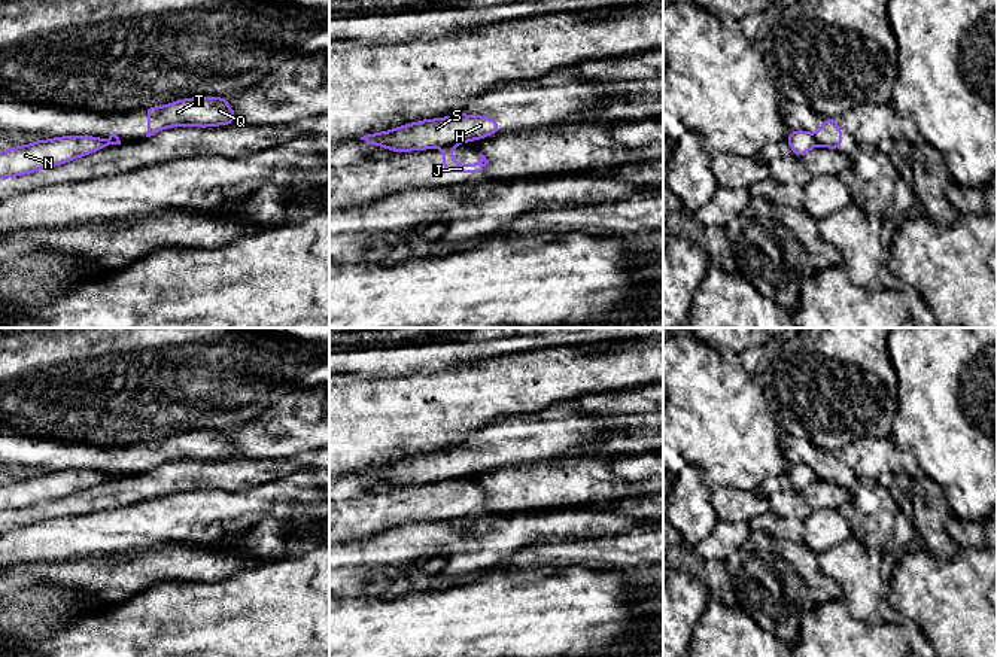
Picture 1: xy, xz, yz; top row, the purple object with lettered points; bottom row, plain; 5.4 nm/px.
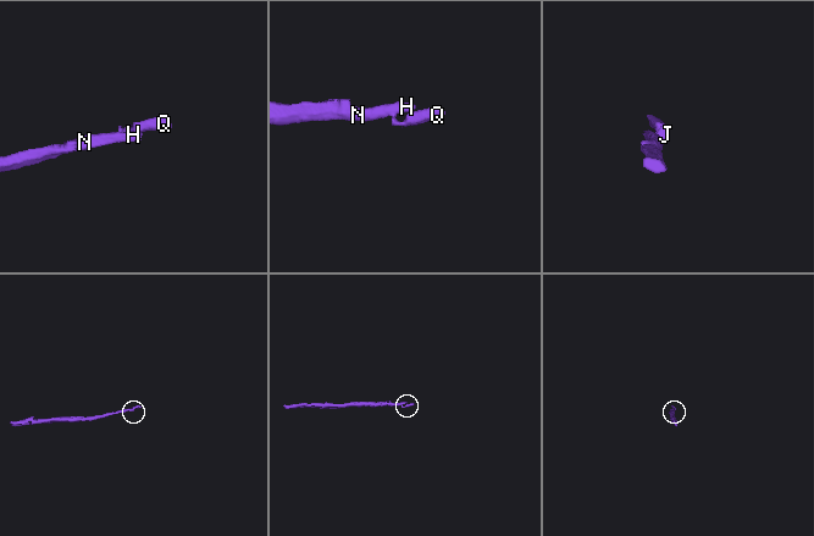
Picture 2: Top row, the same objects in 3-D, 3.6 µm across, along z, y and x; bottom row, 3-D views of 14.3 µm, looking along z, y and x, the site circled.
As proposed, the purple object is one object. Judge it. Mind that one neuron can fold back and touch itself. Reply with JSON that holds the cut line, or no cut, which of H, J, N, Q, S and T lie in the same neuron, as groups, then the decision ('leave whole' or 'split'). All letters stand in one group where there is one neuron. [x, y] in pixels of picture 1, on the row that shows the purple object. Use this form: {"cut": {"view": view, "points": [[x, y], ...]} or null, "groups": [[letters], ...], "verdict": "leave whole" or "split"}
{"cut": {"view": "xz", "points": [[452, 145], [441, 146]]}, "groups": [["H", "N", "S"], ["J", "Q", "T"]], "verdict": "split"}

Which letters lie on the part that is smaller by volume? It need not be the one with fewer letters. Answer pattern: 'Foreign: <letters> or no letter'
Foreign: J, Q, T

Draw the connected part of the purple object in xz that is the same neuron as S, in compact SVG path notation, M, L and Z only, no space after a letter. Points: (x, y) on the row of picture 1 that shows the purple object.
M456 113L449 118L425 119L390 131L367 134L361 139L368 145L393 152L408 152L468 143L499 131L501 124L495 119L483 115Z

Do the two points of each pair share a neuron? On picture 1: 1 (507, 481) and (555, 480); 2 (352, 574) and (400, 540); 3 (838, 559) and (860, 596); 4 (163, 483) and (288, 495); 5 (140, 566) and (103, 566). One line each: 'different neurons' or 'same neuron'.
1: same neuron
2: same neuron
3: same neuron
4: different neurons
5: same neuron

